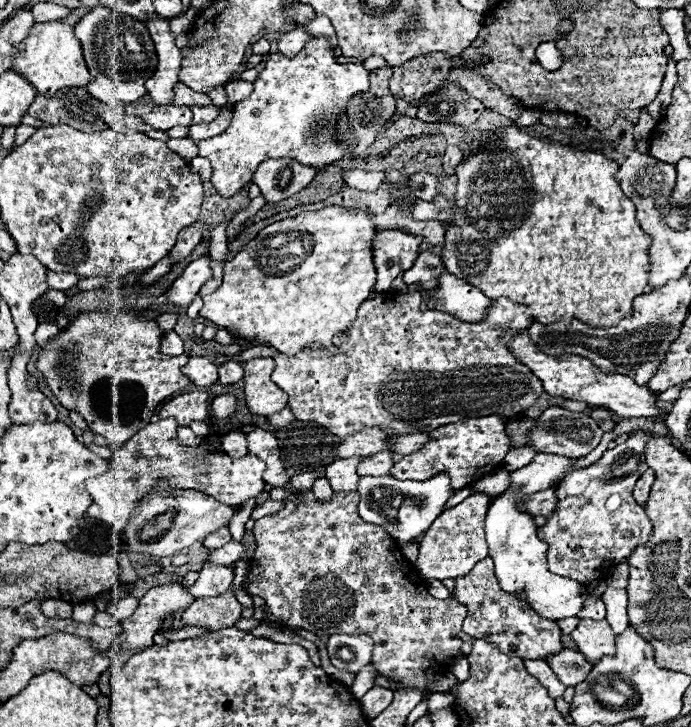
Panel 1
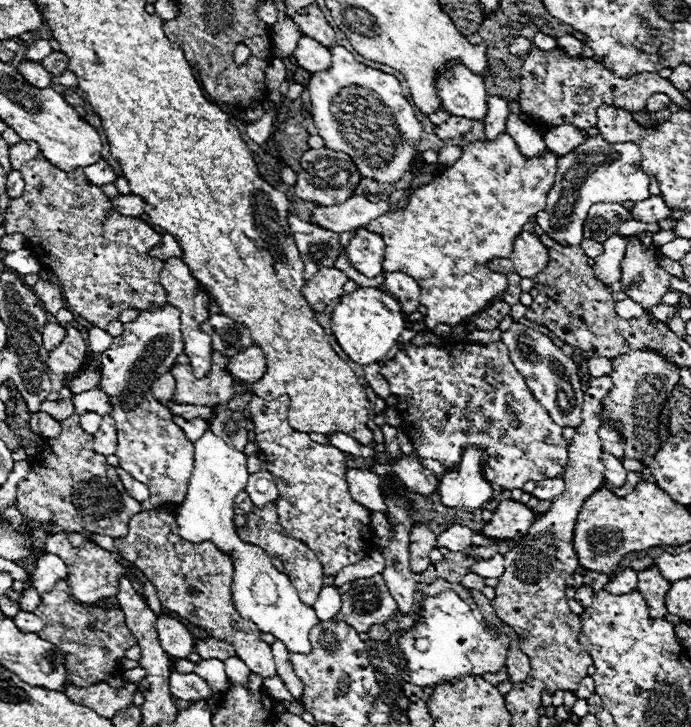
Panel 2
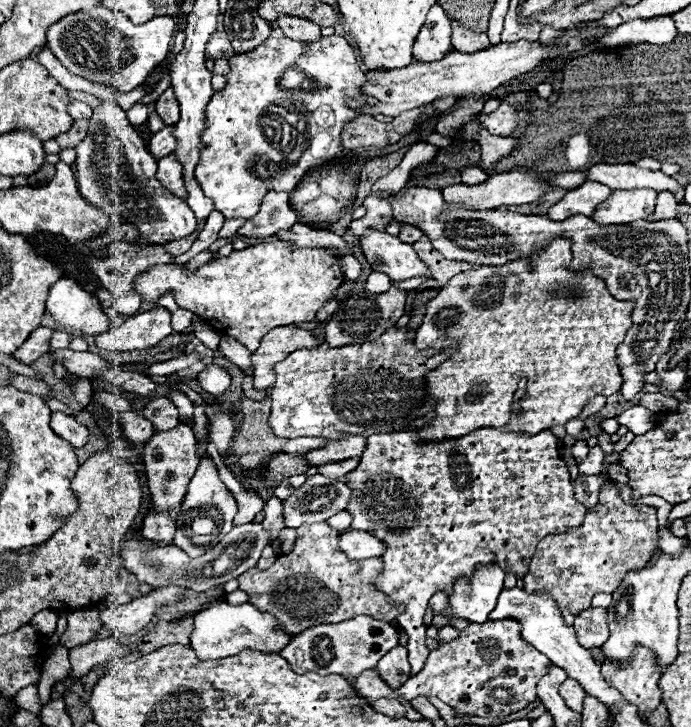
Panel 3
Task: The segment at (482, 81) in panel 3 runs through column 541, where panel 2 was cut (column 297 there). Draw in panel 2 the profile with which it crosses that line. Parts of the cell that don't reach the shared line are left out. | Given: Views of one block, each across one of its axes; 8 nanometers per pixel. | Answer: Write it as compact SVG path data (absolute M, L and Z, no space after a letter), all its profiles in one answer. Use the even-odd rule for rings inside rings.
M302 36L296 44L294 60L298 66L308 70L310 74L320 72L330 66L330 50L326 46L322 46L320 42L316 42L314 38Z

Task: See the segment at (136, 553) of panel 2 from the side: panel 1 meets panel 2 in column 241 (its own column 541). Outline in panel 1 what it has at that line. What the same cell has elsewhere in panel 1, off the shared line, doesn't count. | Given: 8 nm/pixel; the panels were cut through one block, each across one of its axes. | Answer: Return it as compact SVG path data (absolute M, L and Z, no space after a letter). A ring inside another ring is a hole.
M492 558L480 560L468 576L460 576L454 580L454 594L452 598L458 600L468 608L468 616L464 620L464 632L474 638L490 638L502 652L508 656L518 658L532 658L532 660L546 660L548 654L558 654L562 650L560 642L560 626L558 620L544 620L536 614L524 598L518 594L508 594L500 588L494 576Z

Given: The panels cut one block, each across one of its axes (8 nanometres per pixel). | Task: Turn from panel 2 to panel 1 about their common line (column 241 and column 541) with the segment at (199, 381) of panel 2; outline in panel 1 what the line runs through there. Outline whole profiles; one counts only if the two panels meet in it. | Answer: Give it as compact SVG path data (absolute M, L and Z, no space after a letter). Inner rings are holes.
M382 292L372 300L366 300L358 308L358 318L350 326L348 336L336 340L340 354L332 356L326 350L310 348L296 356L284 356L276 352L272 380L288 396L288 408L302 422L316 422L336 436L352 436L364 428L380 428L396 434L432 432L432 428L454 424L464 418L480 416L508 416L514 418L536 404L542 394L542 384L532 376L526 364L518 364L512 356L508 342L532 324L532 314L524 304L516 304L508 298L496 298L490 302L482 322L464 322L436 308L422 310L422 292L406 292L396 296L394 292Z

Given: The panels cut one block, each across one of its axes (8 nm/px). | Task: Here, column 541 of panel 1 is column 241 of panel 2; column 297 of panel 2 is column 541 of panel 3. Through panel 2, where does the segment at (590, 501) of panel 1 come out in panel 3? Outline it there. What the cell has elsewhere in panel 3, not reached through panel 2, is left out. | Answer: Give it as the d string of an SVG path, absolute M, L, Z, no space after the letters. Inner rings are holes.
M606 474L604 484L600 486L598 504L588 508L584 522L570 532L548 534L538 542L528 574L524 576L524 588L552 594L564 622L574 622L574 618L590 606L590 600L596 594L612 594L628 572L642 568L650 560L656 546L656 528L656 508L626 504L620 498L618 482L610 480Z

